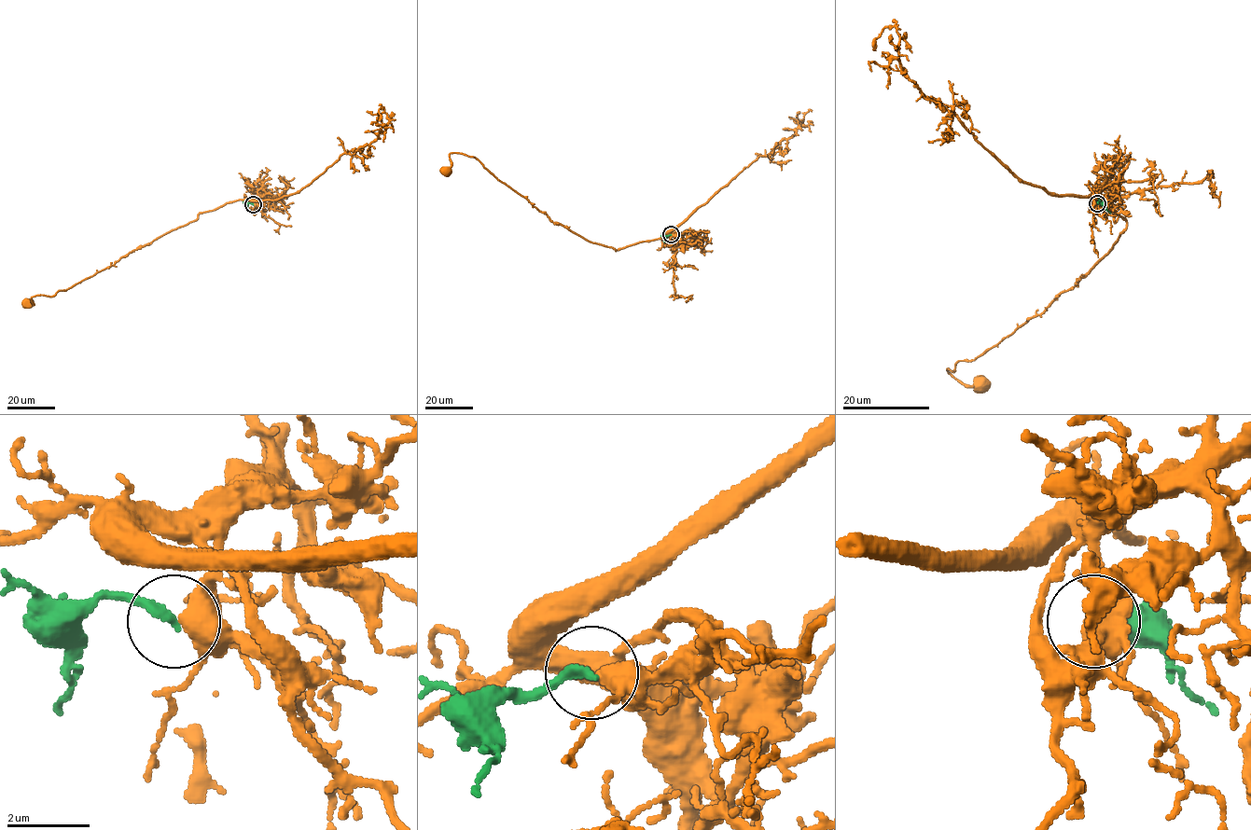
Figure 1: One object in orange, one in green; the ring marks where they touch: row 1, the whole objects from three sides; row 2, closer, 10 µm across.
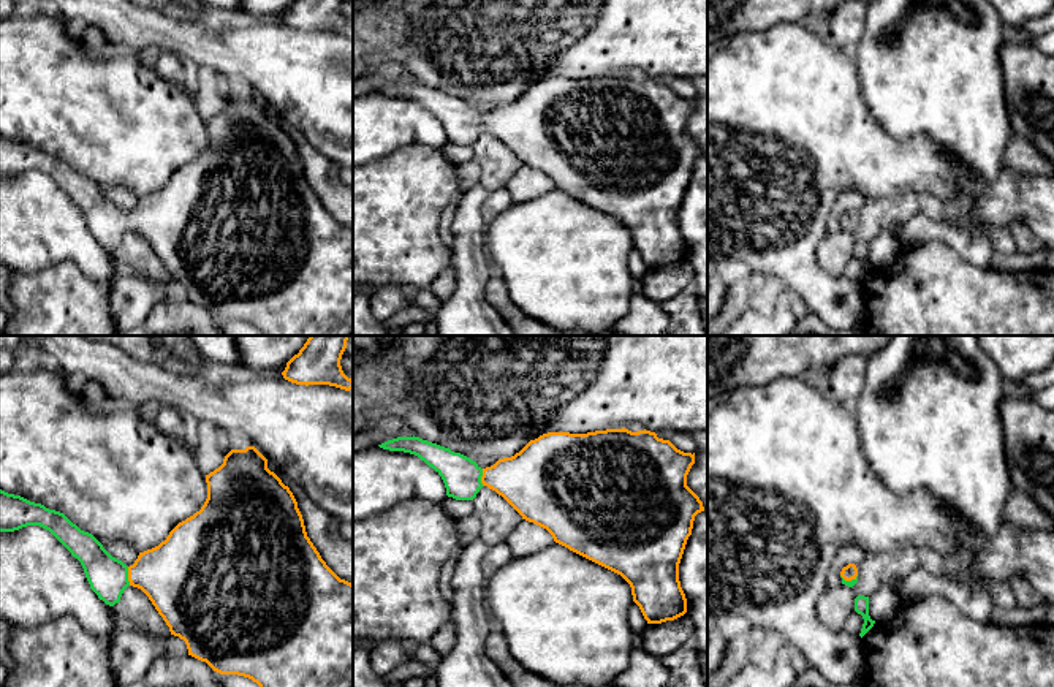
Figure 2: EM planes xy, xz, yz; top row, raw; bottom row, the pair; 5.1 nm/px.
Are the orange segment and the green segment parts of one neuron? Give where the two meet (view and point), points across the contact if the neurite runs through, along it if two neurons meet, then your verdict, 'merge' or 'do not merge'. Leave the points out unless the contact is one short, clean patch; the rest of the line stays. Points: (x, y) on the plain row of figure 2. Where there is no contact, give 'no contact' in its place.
contact xy (128, 222); merge

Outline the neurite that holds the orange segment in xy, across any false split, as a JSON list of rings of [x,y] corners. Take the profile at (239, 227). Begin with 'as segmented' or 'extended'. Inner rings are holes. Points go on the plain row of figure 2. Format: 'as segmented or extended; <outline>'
extended; [[[255,92],[231,95],[225,101],[223,109],[206,120],[206,128],[207,144],[201,155],[179,168],[158,192],[139,198],[138,204],[130,212],[112,203],[92,179],[81,176],[63,158],[49,155],[44,150],[30,147],[21,141],[8,139],[2,135],[0,177],[14,177],[27,171],[40,171],[49,176],[71,198],[71,201],[81,207],[90,234],[109,252],[120,247],[120,242],[128,231],[141,234],[169,272],[171,280],[185,287],[188,301],[206,307],[220,320],[248,323],[256,328],[261,336],[353,336],[353,230],[340,225],[321,204],[320,198],[307,182],[302,160],[290,133],[267,114],[267,104]]]

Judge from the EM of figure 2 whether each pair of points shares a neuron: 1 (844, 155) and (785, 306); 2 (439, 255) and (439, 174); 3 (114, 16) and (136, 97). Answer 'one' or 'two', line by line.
1: two
2: one
3: two

